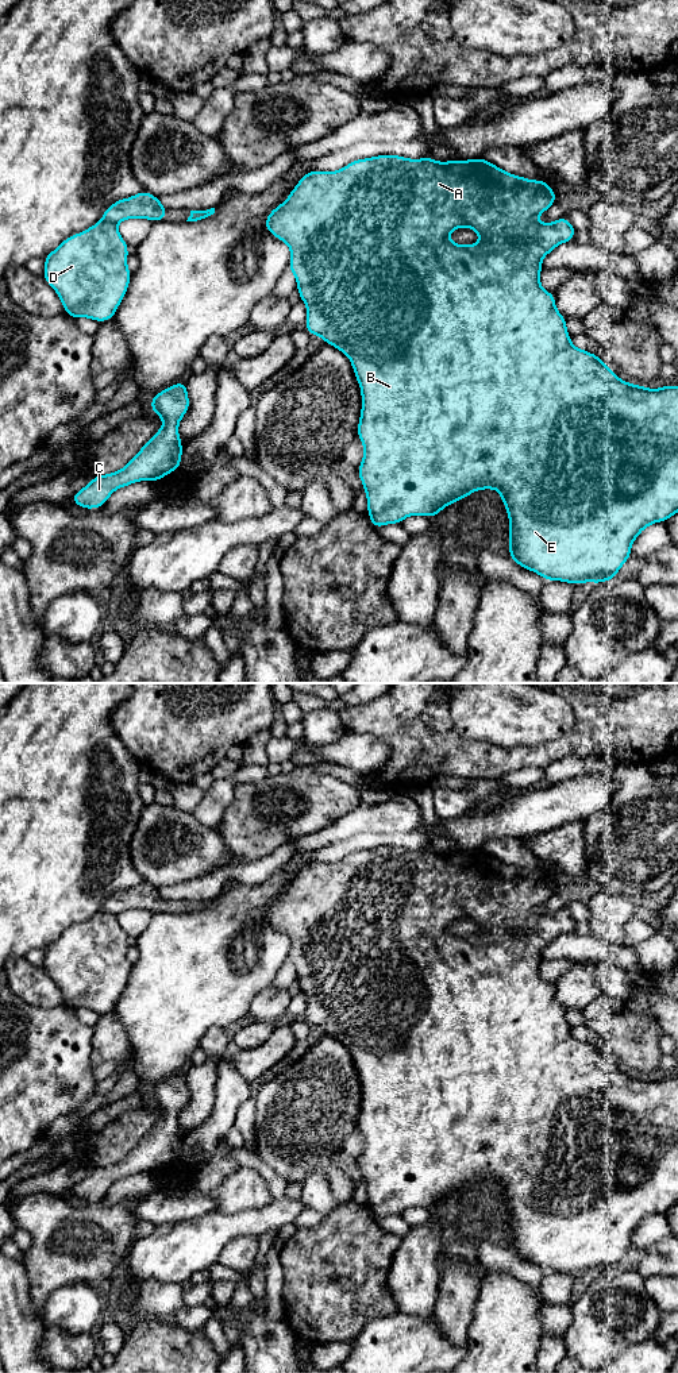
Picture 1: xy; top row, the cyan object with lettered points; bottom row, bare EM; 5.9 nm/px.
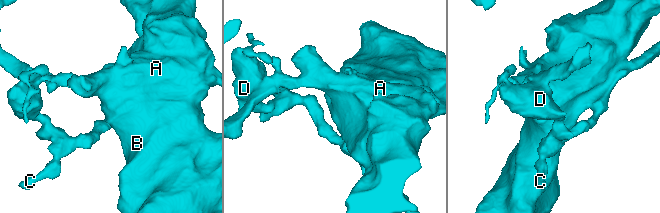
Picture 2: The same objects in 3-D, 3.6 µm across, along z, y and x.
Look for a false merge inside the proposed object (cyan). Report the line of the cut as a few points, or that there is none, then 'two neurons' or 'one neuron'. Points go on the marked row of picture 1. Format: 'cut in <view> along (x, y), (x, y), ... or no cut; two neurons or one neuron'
cut in xy along (101, 219), (115, 224); two neurons

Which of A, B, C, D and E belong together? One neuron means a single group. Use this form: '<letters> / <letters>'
A B E / C D

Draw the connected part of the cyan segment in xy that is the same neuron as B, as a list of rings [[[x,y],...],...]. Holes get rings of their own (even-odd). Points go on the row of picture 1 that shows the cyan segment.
[[[384,154],[353,161],[338,171],[308,171],[292,189],[288,198],[267,215],[263,225],[273,236],[290,247],[289,270],[297,281],[296,289],[300,294],[300,300],[307,305],[307,320],[304,329],[307,329],[311,335],[320,336],[324,343],[331,344],[340,352],[346,354],[359,383],[362,408],[357,435],[363,444],[365,454],[355,473],[359,475],[363,485],[363,491],[367,497],[367,514],[373,528],[380,528],[388,524],[401,524],[401,521],[409,516],[435,517],[442,509],[457,501],[465,500],[467,494],[473,495],[475,490],[494,489],[501,494],[501,501],[506,508],[506,514],[509,517],[508,558],[515,560],[520,567],[539,574],[544,581],[560,581],[574,586],[586,582],[593,582],[597,585],[615,579],[619,570],[631,558],[631,547],[644,528],[655,522],[667,521],[678,513],[678,386],[663,385],[660,389],[648,389],[647,386],[632,385],[620,379],[598,355],[571,344],[570,333],[566,328],[567,319],[558,312],[555,306],[555,294],[544,290],[540,285],[540,271],[543,269],[542,259],[556,246],[571,242],[577,232],[574,225],[565,216],[559,217],[554,223],[538,223],[535,220],[538,215],[544,213],[552,204],[555,204],[556,198],[558,196],[548,186],[547,180],[528,180],[504,171],[482,157],[467,161],[451,159],[447,162],[438,162],[431,157],[409,159],[401,155]],[[463,227],[470,227],[475,231],[481,236],[481,240],[469,246],[451,242],[448,239],[450,232]]]

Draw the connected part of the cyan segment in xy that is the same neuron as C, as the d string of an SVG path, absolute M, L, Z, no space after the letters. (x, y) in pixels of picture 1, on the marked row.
M185 381L157 393L151 398L150 409L163 420L163 427L123 468L107 475L95 475L85 487L72 495L70 501L82 509L97 509L120 487L139 481L157 482L180 468L182 441L178 424L189 406Z

